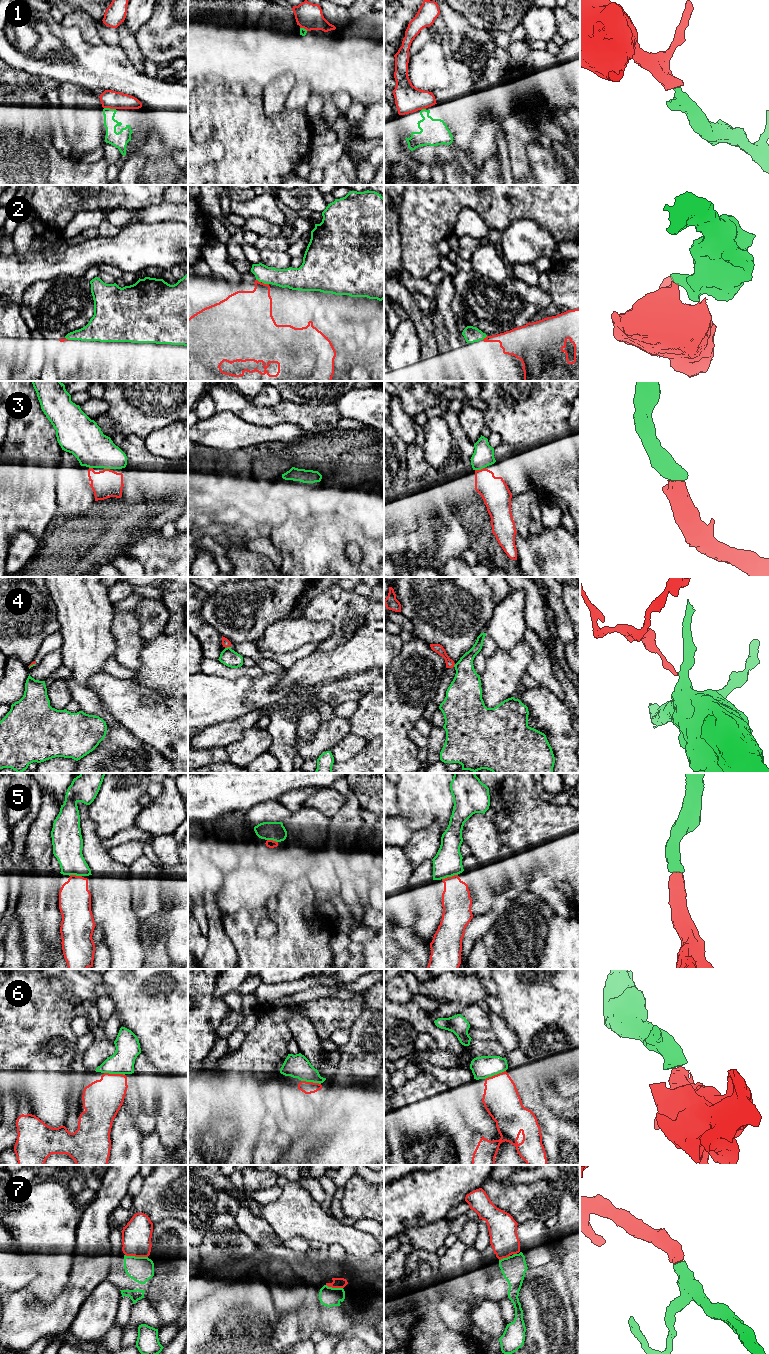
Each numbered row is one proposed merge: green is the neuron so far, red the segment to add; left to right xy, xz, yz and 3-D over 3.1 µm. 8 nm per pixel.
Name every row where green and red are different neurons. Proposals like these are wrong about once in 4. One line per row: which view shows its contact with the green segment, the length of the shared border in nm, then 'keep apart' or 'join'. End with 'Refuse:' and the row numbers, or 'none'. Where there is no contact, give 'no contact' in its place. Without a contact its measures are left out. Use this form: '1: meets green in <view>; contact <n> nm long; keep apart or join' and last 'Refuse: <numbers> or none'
1: meets green in xy; contact 100 nm long; join
2: meets green in xz; contact 60 nm long; keep apart
3: meets green in yz; contact 80 nm long; join
4: meets green in xz; contact 40 nm long; keep apart
5: meets green in yz; contact 130 nm long; join
6: meets green in xy; contact 170 nm long; join
7: meets green in xy; contact 190 nm long; join
Refuse: 2, 4

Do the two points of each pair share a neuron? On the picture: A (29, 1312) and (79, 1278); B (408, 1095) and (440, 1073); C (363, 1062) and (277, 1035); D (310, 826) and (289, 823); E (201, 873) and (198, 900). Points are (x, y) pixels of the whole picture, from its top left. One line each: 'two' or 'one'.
A: one
B: two
C: two
D: one
E: one

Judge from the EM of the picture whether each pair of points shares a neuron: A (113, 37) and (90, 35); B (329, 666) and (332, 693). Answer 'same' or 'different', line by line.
A: different
B: different

